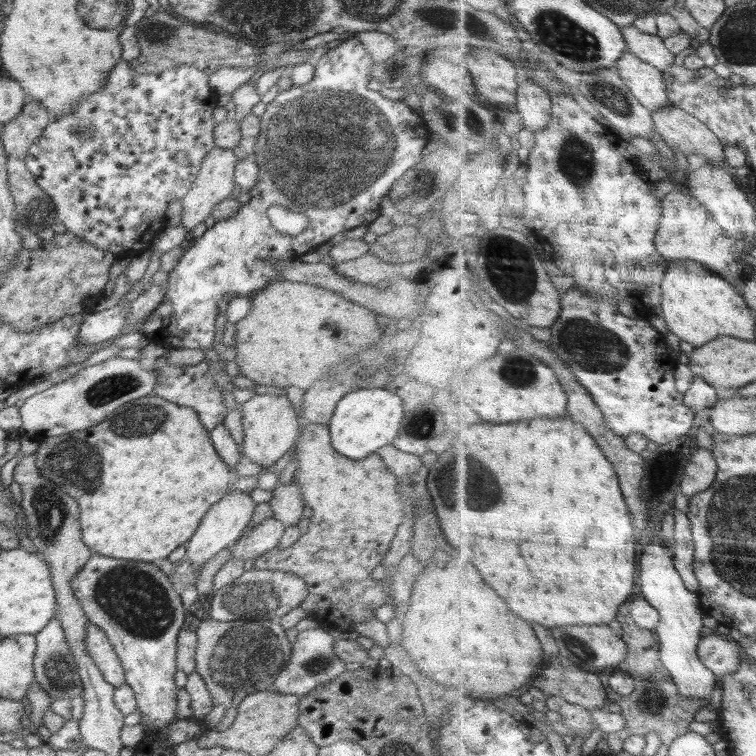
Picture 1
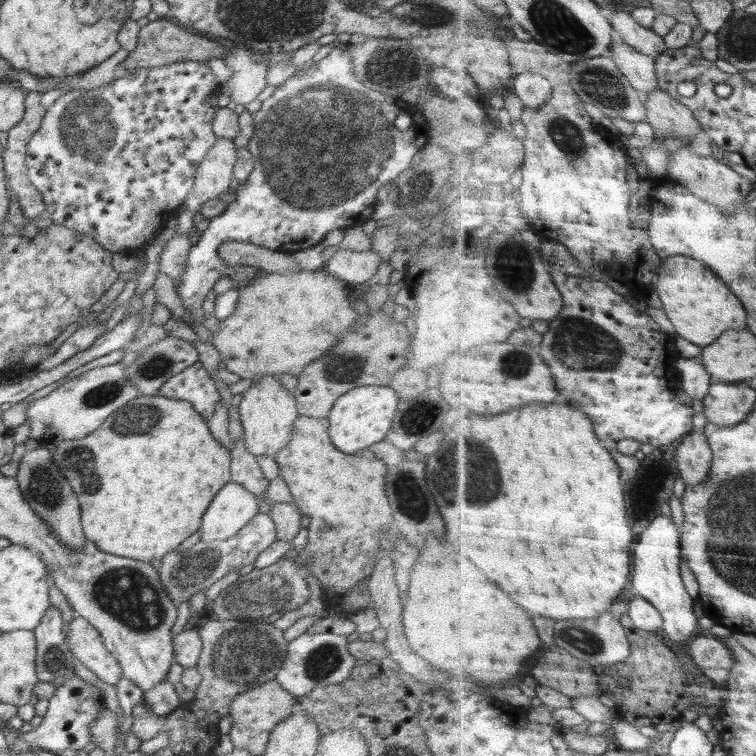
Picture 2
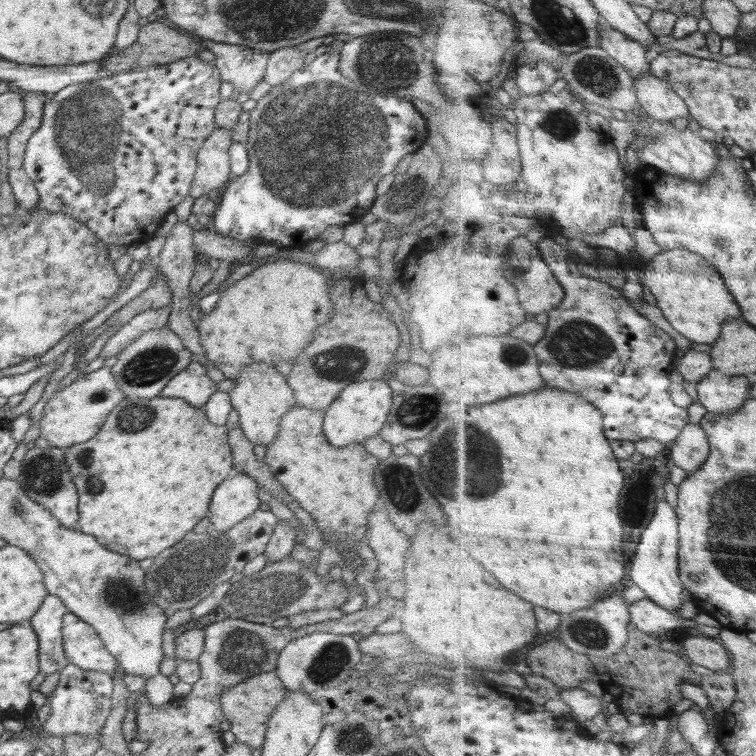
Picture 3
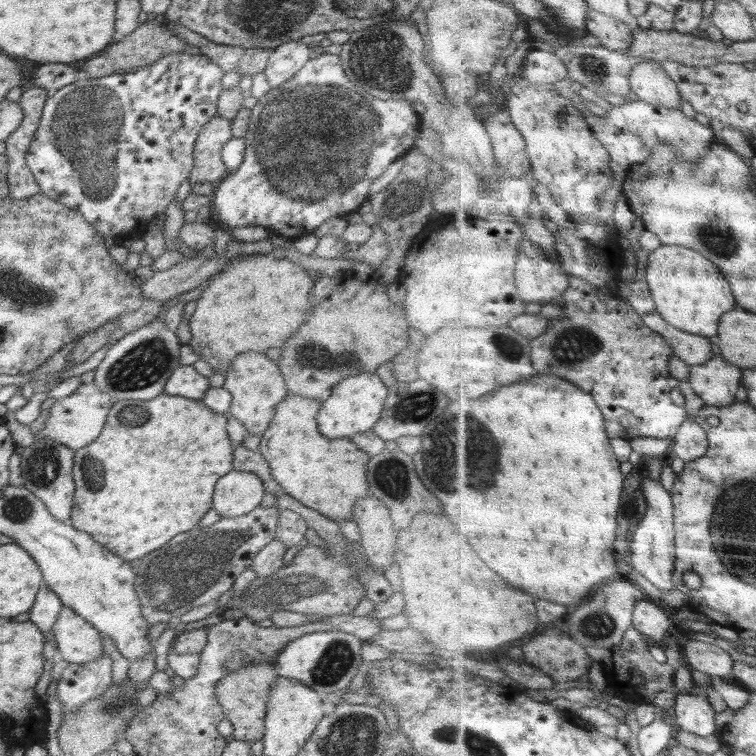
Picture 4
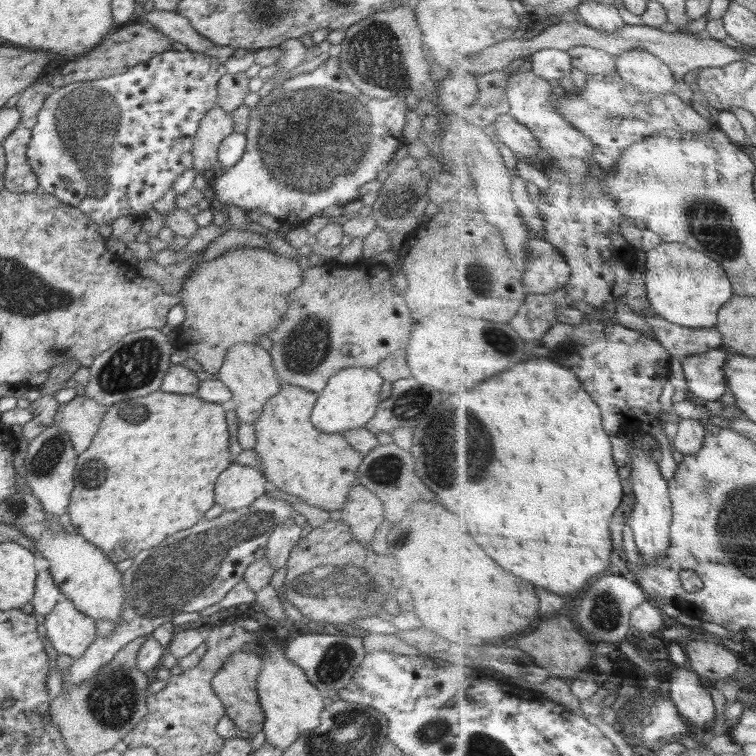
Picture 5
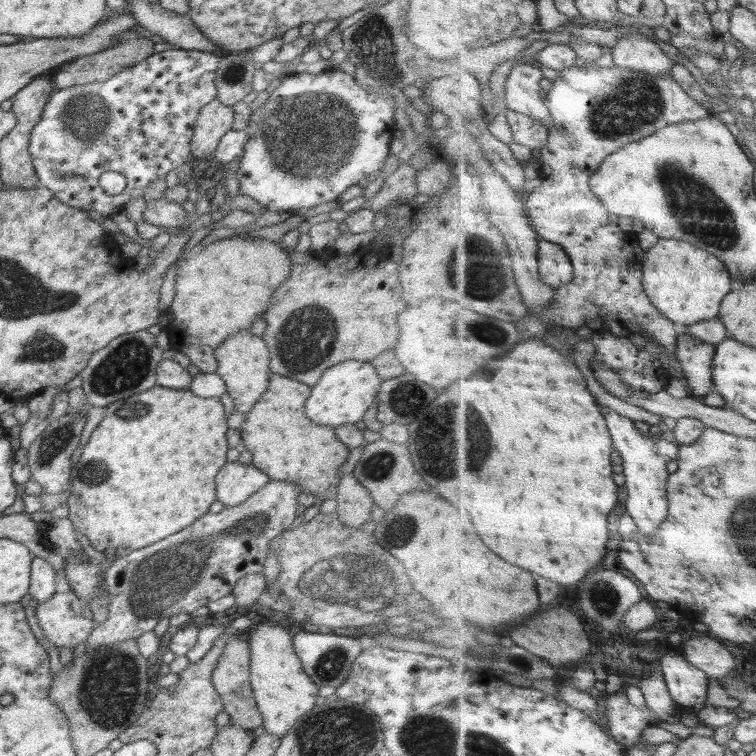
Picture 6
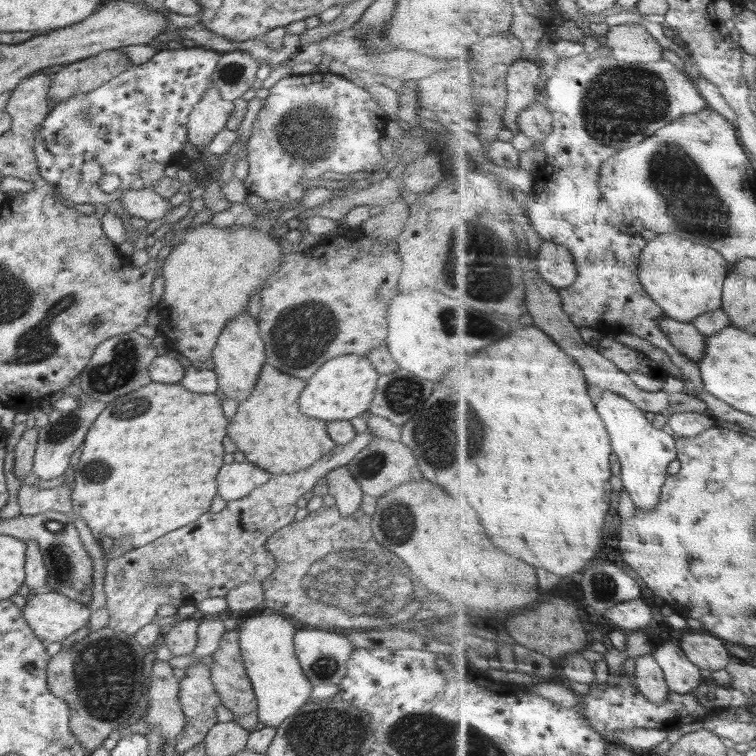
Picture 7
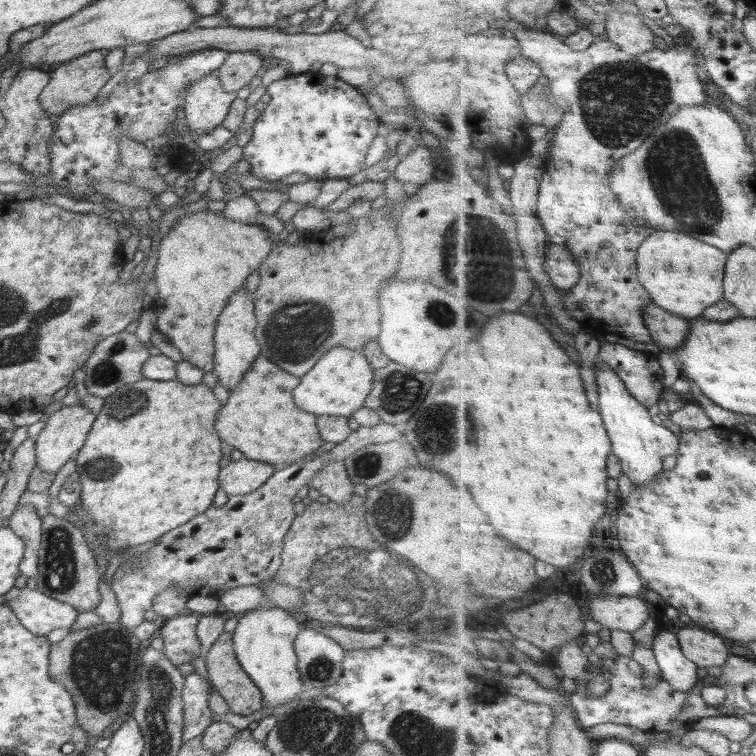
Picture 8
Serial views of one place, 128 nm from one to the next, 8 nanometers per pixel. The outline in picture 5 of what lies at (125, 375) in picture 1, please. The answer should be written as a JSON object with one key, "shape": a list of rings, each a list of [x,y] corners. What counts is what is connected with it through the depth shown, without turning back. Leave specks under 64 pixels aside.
{"shape":[[[76,395],[68,404],[60,404],[52,425],[68,433],[77,454],[82,454],[98,432],[104,413],[109,406],[102,405],[93,398]]]}

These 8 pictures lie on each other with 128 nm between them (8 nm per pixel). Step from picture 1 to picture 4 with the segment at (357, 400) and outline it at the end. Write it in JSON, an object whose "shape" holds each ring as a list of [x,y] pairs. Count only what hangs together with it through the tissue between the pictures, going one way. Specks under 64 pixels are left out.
{"shape":[[[375,372],[360,373],[338,381],[328,400],[321,402],[320,411],[316,417],[319,431],[330,440],[336,440],[370,430],[380,418],[388,389]]]}

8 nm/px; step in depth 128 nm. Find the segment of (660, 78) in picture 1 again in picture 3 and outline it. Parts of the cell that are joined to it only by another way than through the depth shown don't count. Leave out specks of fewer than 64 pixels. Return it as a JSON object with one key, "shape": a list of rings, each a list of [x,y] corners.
{"shape":[[[605,18],[601,22],[601,44],[616,60],[619,60],[634,76],[640,78],[650,73],[652,62],[648,60],[648,48],[639,40],[610,26]]]}

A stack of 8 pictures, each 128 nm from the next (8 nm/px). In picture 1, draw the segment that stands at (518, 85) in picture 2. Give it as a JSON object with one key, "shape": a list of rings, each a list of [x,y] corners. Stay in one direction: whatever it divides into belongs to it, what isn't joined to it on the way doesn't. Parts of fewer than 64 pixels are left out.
{"shape":[[[525,79],[518,91],[519,101],[516,110],[519,112],[526,130],[538,134],[540,130],[552,124],[553,97],[540,83]]]}

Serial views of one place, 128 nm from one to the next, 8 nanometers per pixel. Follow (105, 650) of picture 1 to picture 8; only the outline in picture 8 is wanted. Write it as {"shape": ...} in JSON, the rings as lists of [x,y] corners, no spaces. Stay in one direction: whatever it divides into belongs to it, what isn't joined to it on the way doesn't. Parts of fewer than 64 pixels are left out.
{"shape":[[[12,587],[4,602],[29,632],[47,637],[55,629],[71,629],[80,613],[74,606],[46,596],[38,589]]]}

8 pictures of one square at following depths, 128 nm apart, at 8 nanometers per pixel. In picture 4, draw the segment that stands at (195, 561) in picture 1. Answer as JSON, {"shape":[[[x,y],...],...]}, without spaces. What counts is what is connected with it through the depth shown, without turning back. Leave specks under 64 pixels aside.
{"shape":[[[233,468],[216,483],[212,508],[221,518],[239,517],[260,506],[265,491],[257,474]]]}

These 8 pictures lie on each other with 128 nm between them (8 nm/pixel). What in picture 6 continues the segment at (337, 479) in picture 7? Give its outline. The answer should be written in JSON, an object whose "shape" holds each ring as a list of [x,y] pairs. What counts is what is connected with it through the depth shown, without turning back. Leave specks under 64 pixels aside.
{"shape":[[[353,473],[342,475],[339,480],[335,500],[335,513],[346,526],[358,528],[360,525],[372,521],[373,498],[368,490],[362,486]]]}

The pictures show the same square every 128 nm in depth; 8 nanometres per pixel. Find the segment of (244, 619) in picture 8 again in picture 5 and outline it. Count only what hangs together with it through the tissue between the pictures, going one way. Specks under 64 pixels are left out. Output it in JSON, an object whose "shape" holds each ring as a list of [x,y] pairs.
{"shape":[[[284,638],[276,640],[280,644],[274,644],[267,639],[258,650],[262,657],[262,672],[258,674],[256,692],[265,716],[263,731],[266,743],[285,753],[301,732],[319,727],[319,716],[325,706],[322,701],[324,695],[308,682],[304,672],[296,664],[292,664],[291,660],[284,656]]]}

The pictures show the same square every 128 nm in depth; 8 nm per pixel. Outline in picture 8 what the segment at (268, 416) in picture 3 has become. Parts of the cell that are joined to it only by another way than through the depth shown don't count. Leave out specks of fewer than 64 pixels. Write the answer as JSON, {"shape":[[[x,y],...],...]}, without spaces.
{"shape":[[[240,288],[238,292],[233,292],[227,300],[227,305],[222,309],[221,315],[217,318],[213,336],[215,344],[213,373],[219,378],[219,383],[227,387],[229,392],[233,391],[233,387],[239,383],[239,380],[242,380],[252,361],[262,354],[254,332],[257,325],[257,320],[254,318],[254,306],[248,290]]]}

